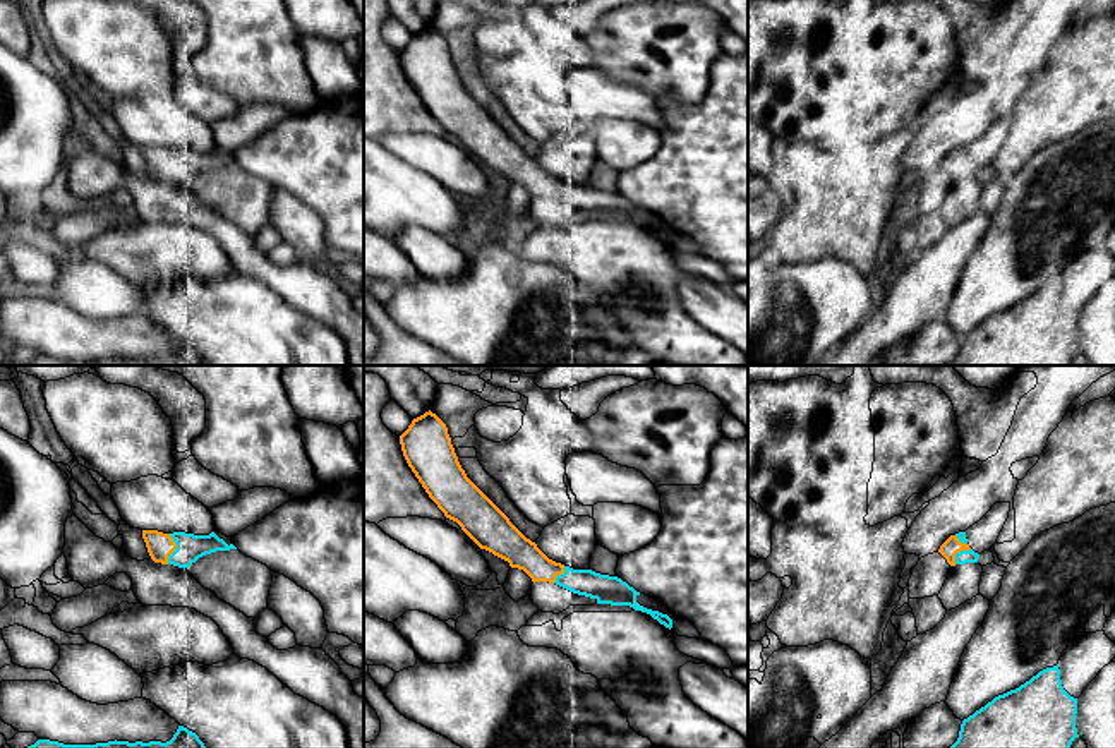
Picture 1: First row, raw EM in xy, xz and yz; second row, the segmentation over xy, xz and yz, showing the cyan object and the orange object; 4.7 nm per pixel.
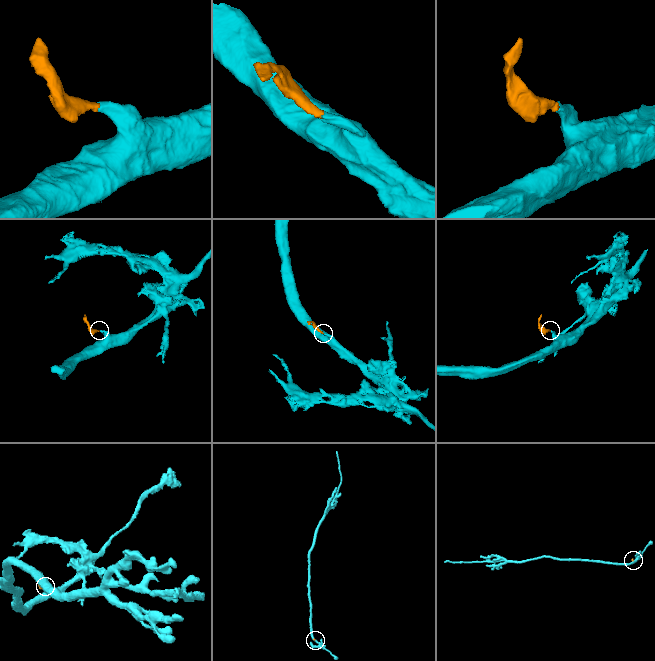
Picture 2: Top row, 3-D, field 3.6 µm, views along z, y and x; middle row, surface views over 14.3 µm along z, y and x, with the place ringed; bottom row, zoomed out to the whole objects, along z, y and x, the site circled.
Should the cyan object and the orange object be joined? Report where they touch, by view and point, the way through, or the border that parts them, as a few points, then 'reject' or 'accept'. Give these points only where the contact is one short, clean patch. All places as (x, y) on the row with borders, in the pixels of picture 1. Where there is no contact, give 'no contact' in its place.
contact xy (175, 549); accept

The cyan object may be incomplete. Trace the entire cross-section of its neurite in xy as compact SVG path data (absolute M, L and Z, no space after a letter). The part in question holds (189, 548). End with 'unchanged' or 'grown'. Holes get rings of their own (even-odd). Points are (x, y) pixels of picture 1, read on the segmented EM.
M142 530L142 539L154 563L173 564L184 570L206 554L237 549L214 532L209 535L194 535L185 532L163 534L158 530Z; grown

